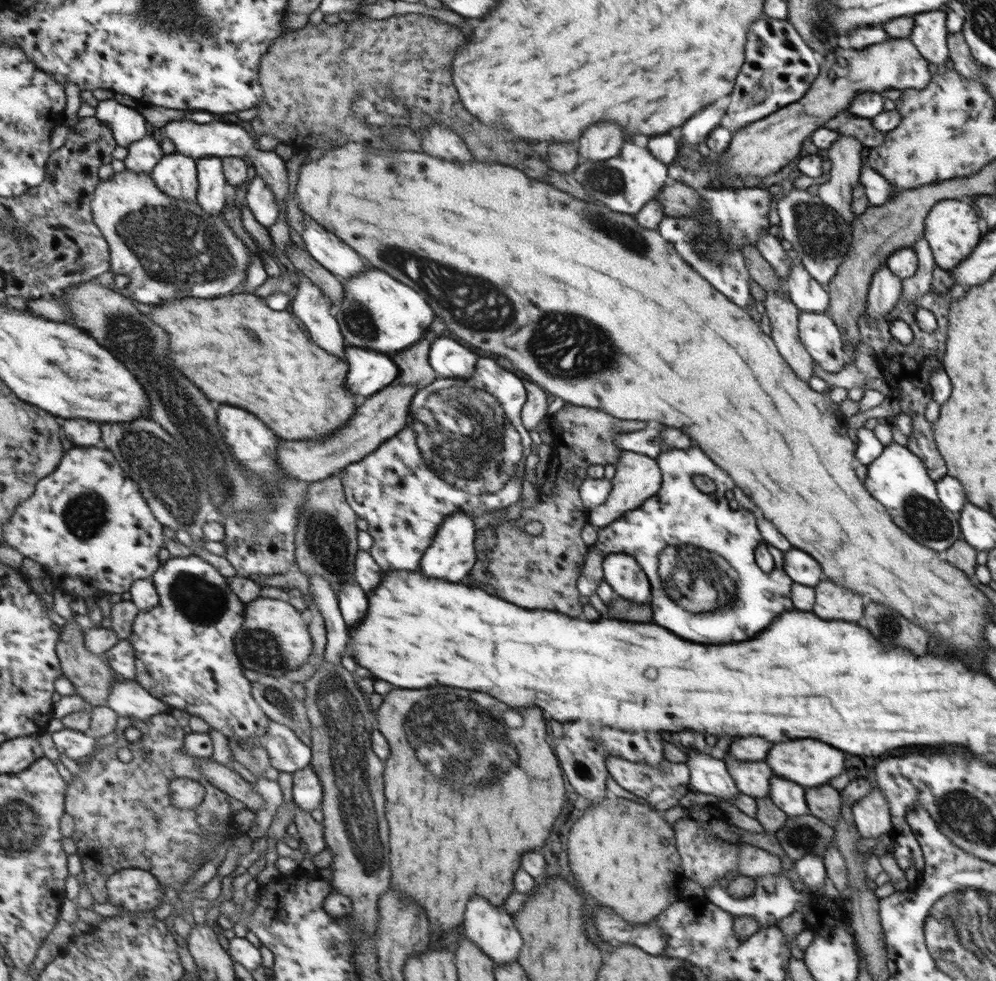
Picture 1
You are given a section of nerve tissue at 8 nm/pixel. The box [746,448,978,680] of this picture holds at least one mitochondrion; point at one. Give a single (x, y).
(923, 516)

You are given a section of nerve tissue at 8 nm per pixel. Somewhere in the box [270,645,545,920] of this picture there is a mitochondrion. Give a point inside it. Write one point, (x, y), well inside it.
(444, 730)

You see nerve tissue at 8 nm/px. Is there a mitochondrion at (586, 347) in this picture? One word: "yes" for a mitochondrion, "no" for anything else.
yes

